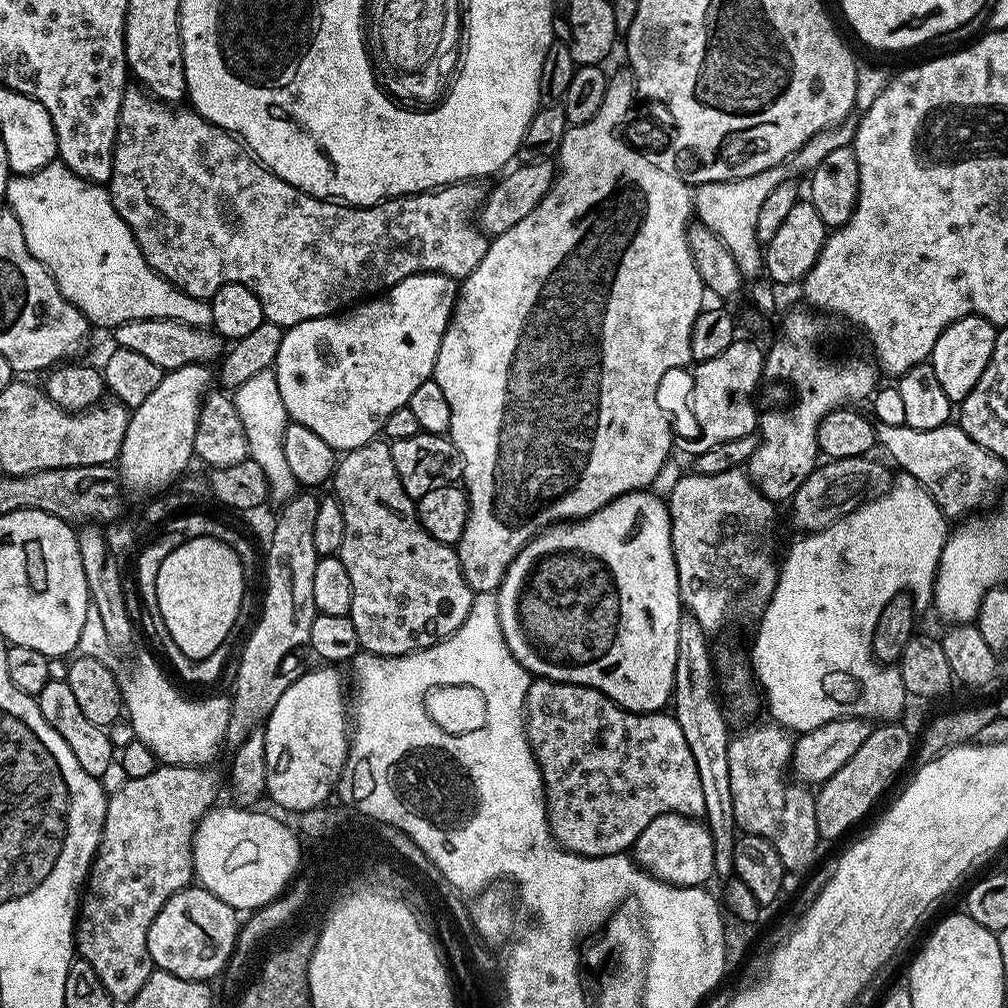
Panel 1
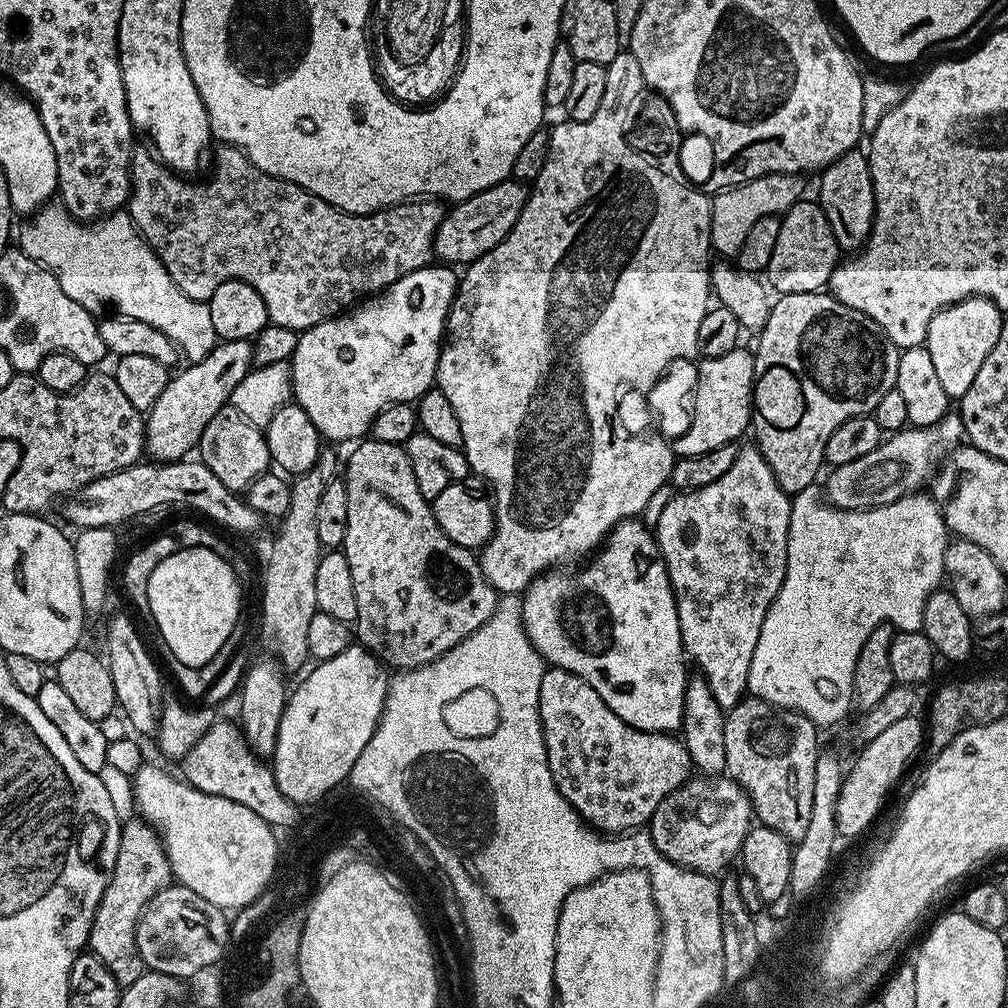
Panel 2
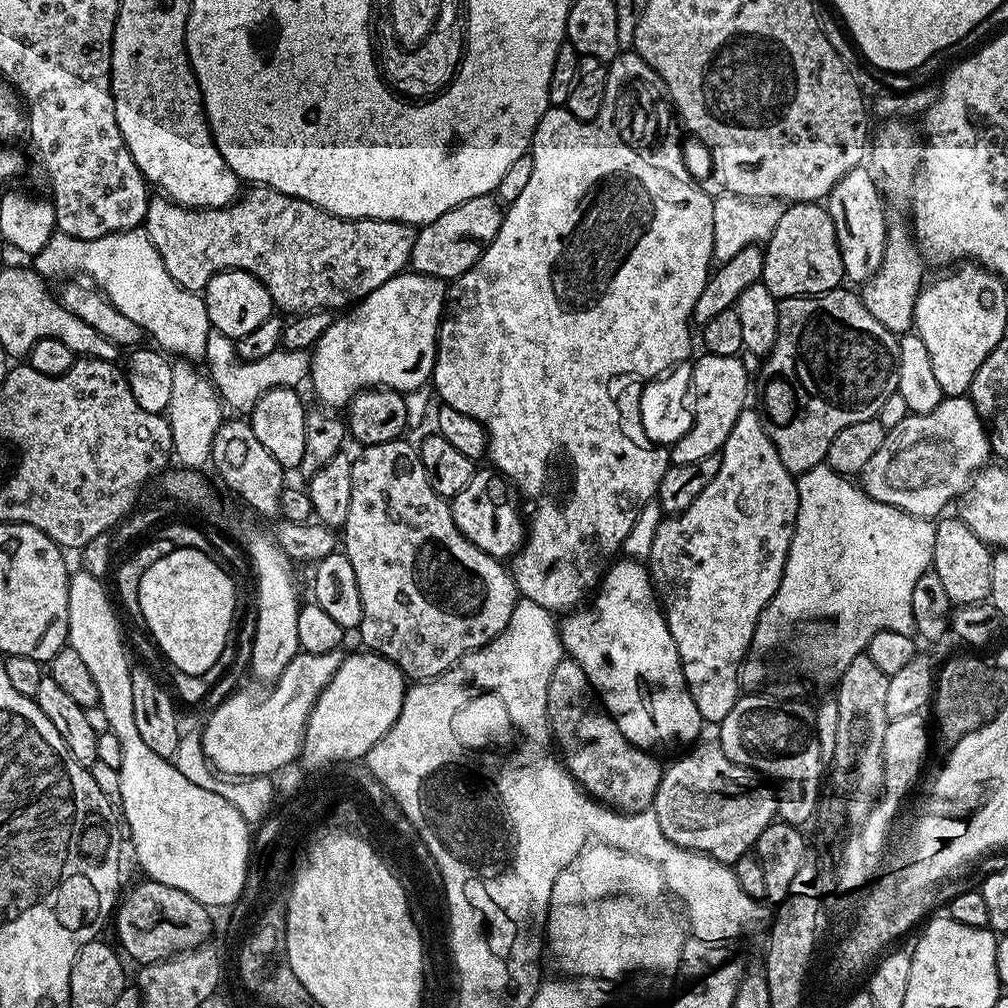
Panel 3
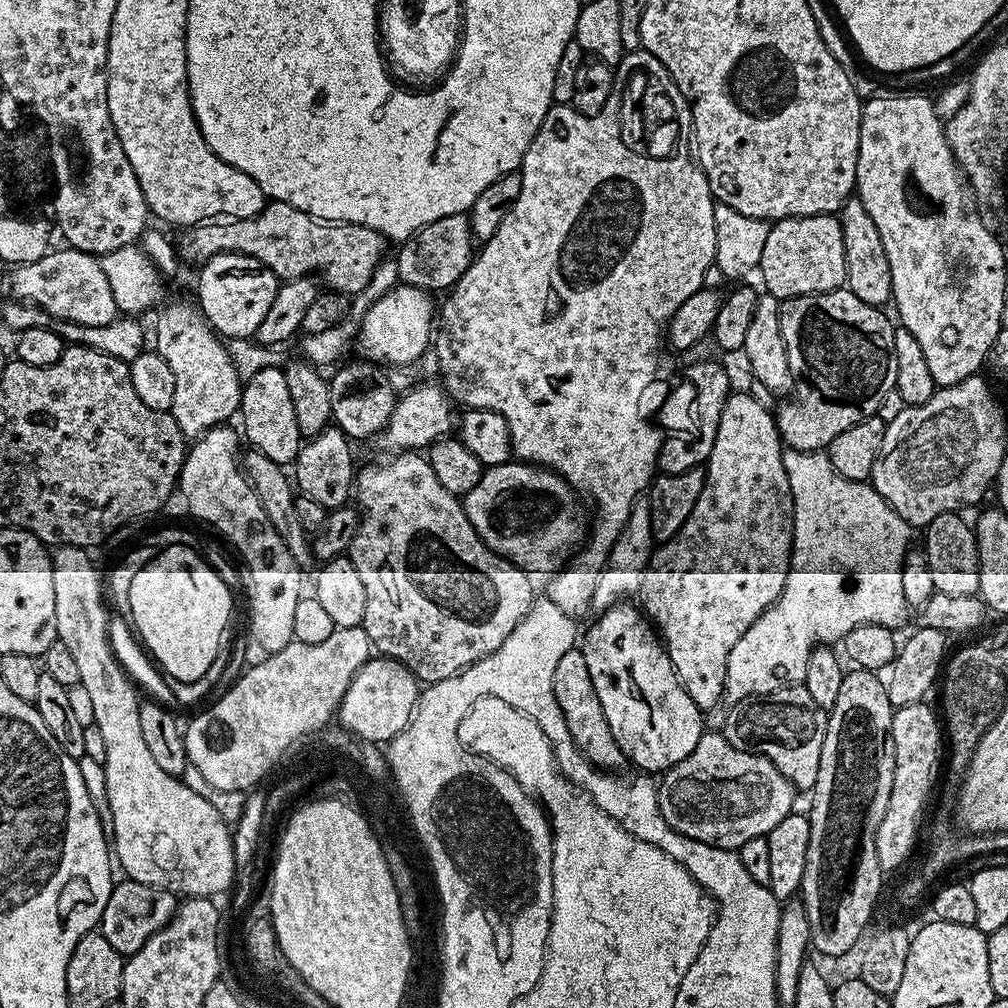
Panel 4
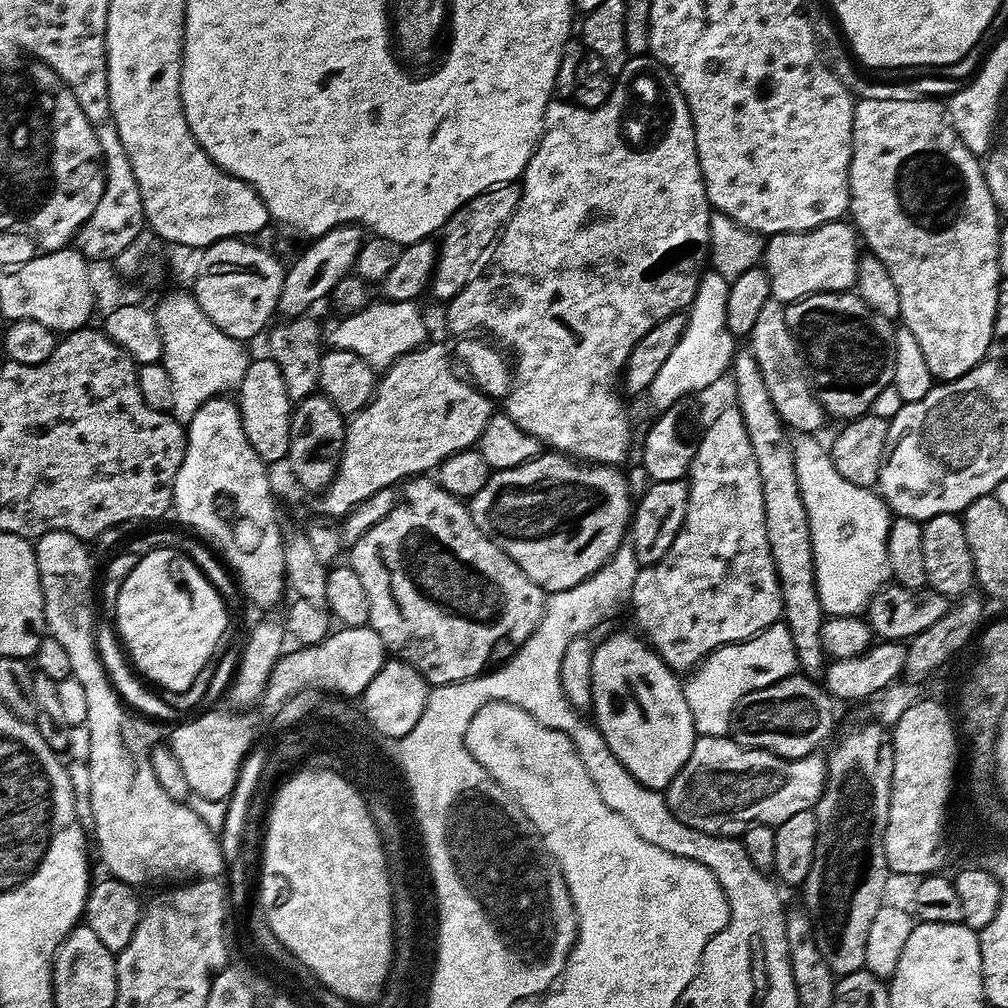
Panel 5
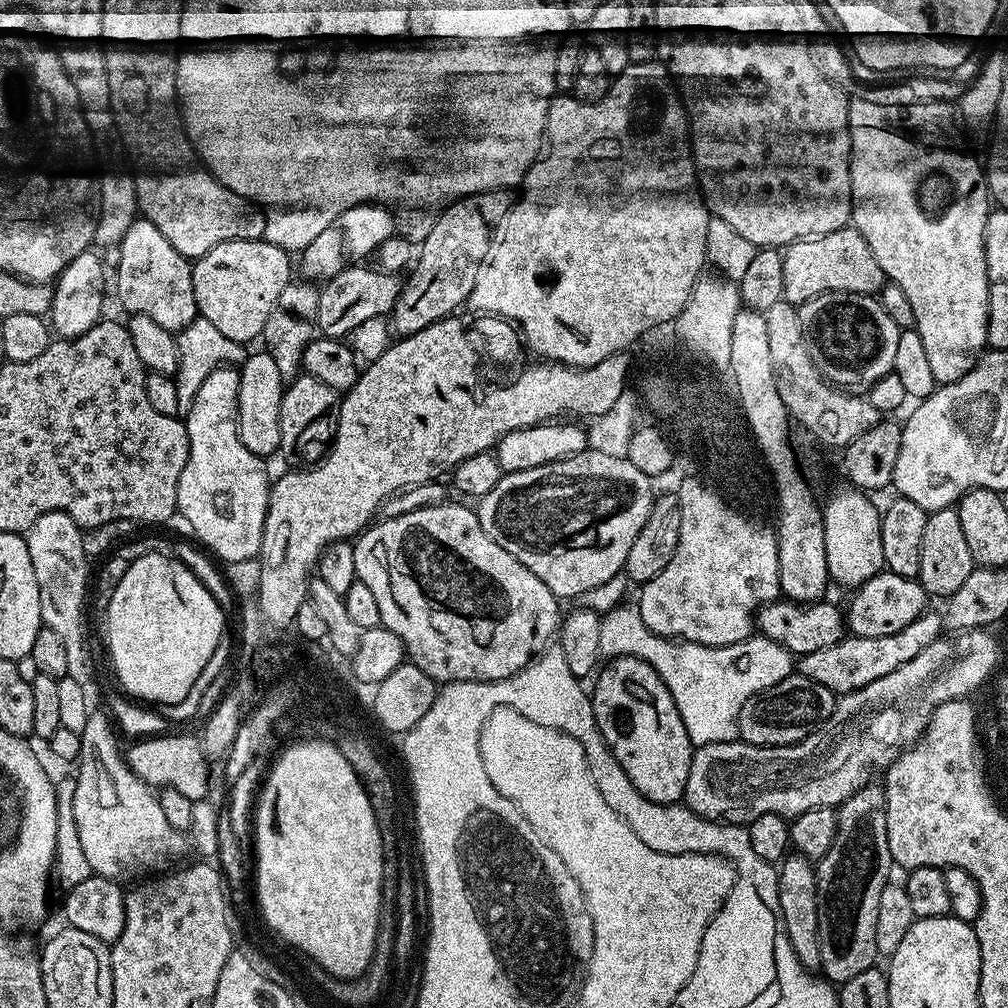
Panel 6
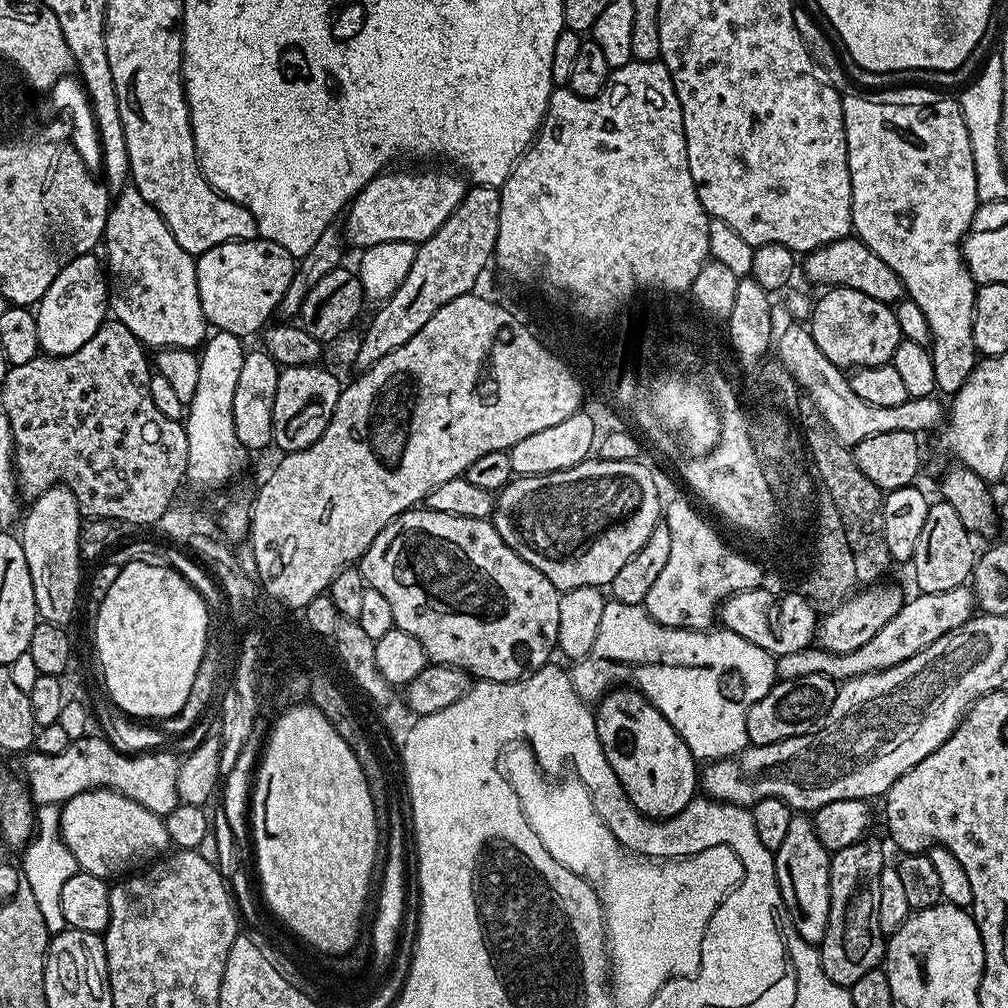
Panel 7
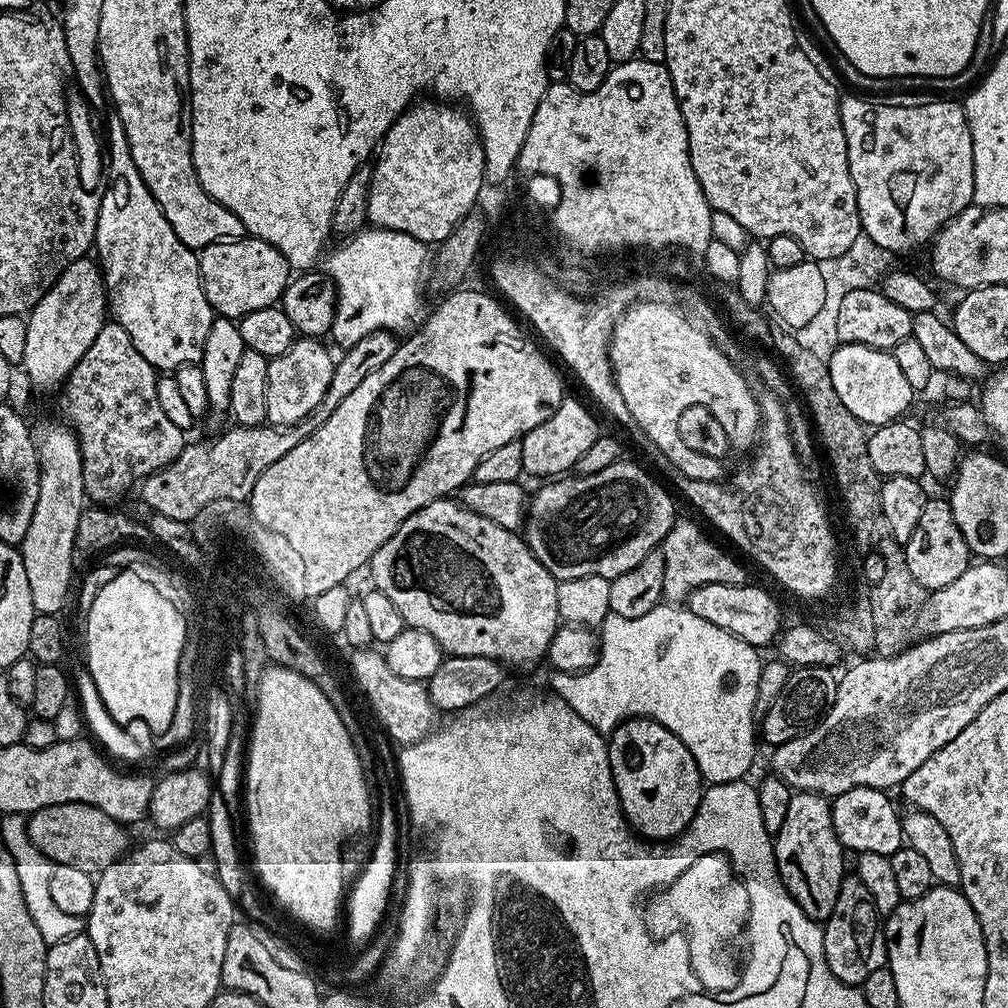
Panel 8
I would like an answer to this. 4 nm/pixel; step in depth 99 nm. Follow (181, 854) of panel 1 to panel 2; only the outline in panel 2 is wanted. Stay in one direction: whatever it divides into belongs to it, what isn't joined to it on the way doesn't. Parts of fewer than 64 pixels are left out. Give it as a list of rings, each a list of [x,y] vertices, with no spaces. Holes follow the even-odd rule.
[[[143,818],[124,822],[120,829],[118,858],[114,862],[112,877],[102,894],[102,902],[98,902],[87,942],[87,947],[95,956],[102,958],[106,970],[110,970],[110,974],[114,974],[114,978],[122,986],[138,982],[138,978],[142,978],[146,971],[144,959],[138,950],[136,927],[149,902],[163,888],[169,887],[173,880],[172,867],[168,861],[168,853],[164,850],[161,833]]]

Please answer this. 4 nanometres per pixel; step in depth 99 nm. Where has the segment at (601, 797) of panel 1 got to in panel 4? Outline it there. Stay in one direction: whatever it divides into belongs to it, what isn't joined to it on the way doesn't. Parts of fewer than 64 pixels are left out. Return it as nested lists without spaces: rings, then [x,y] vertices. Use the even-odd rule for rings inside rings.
[[[579,647],[566,650],[554,669],[554,698],[558,698],[558,707],[562,710],[562,718],[566,718],[574,746],[578,746],[578,750],[595,768],[620,770],[620,767],[625,767],[624,755],[618,742],[614,742],[614,734],[610,734],[610,722],[606,722],[606,714],[602,714],[602,702],[598,702],[594,682],[590,682],[586,658]]]

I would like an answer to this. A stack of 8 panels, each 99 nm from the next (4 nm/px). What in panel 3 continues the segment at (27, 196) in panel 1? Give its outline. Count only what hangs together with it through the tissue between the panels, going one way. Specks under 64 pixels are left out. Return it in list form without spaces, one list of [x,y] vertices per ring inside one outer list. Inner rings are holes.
[[[132,228],[128,232],[106,234],[97,240],[74,238],[70,234],[57,231],[50,238],[50,242],[46,242],[46,246],[42,246],[42,250],[36,253],[34,268],[45,278],[51,278],[51,276],[72,278],[75,277],[72,276],[75,272],[85,272],[89,276],[87,279],[104,293],[106,299],[118,311],[126,314],[130,322],[139,326],[141,333],[148,335],[149,332],[157,340],[155,343],[165,353],[189,362],[203,361],[206,354],[206,338],[214,330],[204,305],[204,297],[199,292],[186,290],[181,284],[174,282],[174,278],[170,278],[170,270],[166,270],[158,250],[154,250],[154,242],[150,242],[148,233],[140,228]]]

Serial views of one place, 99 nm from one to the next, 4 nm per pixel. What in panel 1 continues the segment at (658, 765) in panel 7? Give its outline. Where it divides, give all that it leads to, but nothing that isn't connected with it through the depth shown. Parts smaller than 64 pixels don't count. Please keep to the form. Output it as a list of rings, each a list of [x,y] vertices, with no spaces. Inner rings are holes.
[[[652,490],[627,492],[602,506],[602,510],[583,516],[581,520],[553,524],[551,528],[539,532],[529,540],[528,545],[514,558],[514,562],[510,562],[495,594],[498,602],[498,618],[506,644],[510,646],[520,665],[533,677],[597,688],[627,712],[662,712],[669,707],[672,690],[676,686],[678,626],[682,615],[682,601],[672,549],[672,519],[668,513],[667,503],[661,497],[659,500]]]

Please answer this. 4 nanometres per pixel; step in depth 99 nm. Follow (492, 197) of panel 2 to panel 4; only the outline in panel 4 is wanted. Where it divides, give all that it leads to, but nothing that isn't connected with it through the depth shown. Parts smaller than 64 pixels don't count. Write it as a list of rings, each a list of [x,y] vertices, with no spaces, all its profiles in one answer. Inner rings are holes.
[[[450,214],[450,218],[438,218],[438,222],[430,222],[430,226],[399,245],[400,253],[395,253],[394,256],[399,283],[423,288],[429,294],[451,289],[472,265],[472,244],[474,245],[472,225],[467,215]]]

